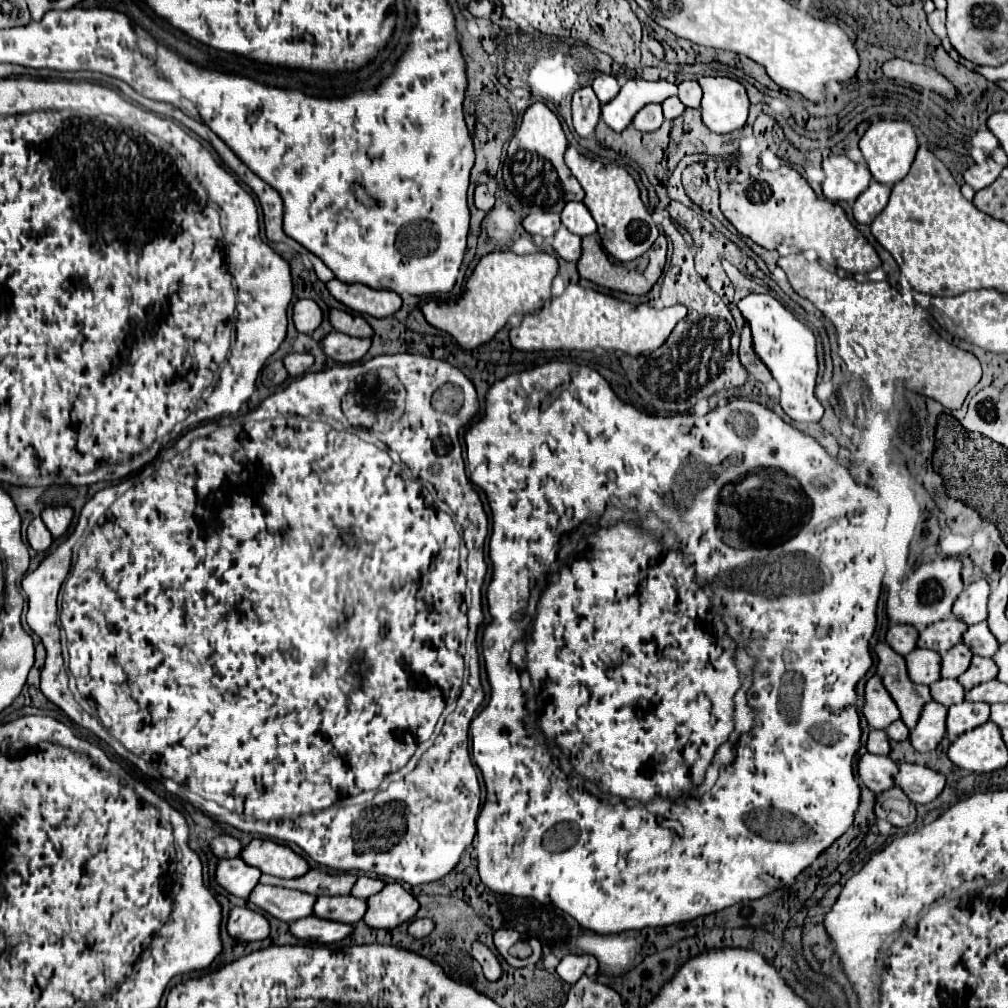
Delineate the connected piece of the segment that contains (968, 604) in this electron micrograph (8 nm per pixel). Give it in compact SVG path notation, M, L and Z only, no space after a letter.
M979 579L963 589L953 605L953 615L967 625L975 625L987 619L987 599L989 599L989 583Z

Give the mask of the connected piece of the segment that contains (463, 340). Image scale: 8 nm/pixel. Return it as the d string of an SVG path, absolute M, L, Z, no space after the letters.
M487 253L473 269L465 285L465 295L457 303L437 305L435 301L429 301L423 305L423 315L433 327L453 335L463 349L475 349L491 341L493 335L507 323L511 315L525 315L541 309L551 299L551 281L557 275L557 269L557 259L547 253Z

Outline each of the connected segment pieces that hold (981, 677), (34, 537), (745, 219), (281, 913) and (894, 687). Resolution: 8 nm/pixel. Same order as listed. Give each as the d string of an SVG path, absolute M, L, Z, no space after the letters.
M975 655L973 661L971 661L971 667L959 677L959 683L965 687L965 689L973 689L975 685L979 683L985 683L985 681L991 681L997 677L997 665L993 659L987 659L987 657L979 657Z
M35 517L33 523L29 525L29 529L27 529L27 541L29 541L29 545L31 545L37 553L49 551L51 543L53 543L53 537L51 537L49 529L45 527L45 523L41 521L41 517Z
M791 167L761 171L743 183L729 183L721 193L721 211L743 237L765 249L776 249L780 258L801 253L808 261L818 261L835 273L836 267L847 273L869 273L881 265L873 245L851 225L845 211L837 203L819 199Z
M257 885L249 901L261 907L263 911L271 913L273 917L293 923L297 919L313 915L313 905L317 901L315 895L303 893L303 891L293 891L285 887L273 887L273 885Z
M887 643L877 645L877 655L879 655L877 675L883 679L883 685L897 703L903 723L909 729L913 729L917 725L917 717L923 711L923 705L931 701L929 687L917 685L909 679L905 659L897 655Z

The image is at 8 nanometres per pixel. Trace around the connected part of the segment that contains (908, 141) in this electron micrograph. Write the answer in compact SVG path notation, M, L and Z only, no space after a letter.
M877 121L861 137L859 149L865 157L865 163L873 179L885 185L895 185L909 173L909 167L917 153L917 137L907 121Z

